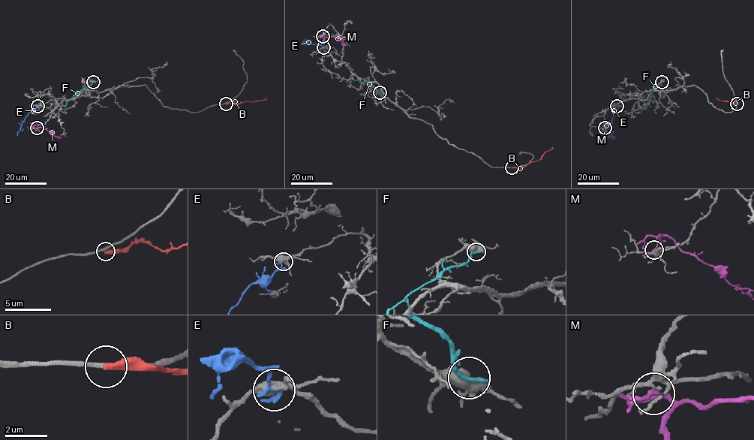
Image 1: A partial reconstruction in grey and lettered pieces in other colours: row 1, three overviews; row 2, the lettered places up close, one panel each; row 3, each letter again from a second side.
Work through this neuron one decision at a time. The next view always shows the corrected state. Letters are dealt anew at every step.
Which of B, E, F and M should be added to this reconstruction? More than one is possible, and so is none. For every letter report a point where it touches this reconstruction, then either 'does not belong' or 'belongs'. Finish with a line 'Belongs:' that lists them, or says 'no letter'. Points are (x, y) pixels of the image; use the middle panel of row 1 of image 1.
B: (512, 167) | does not belong
E: (323, 47) | does not belong
F: (380, 92) | does not belong
M: (322, 36) | does not belong
Belongs: no letter

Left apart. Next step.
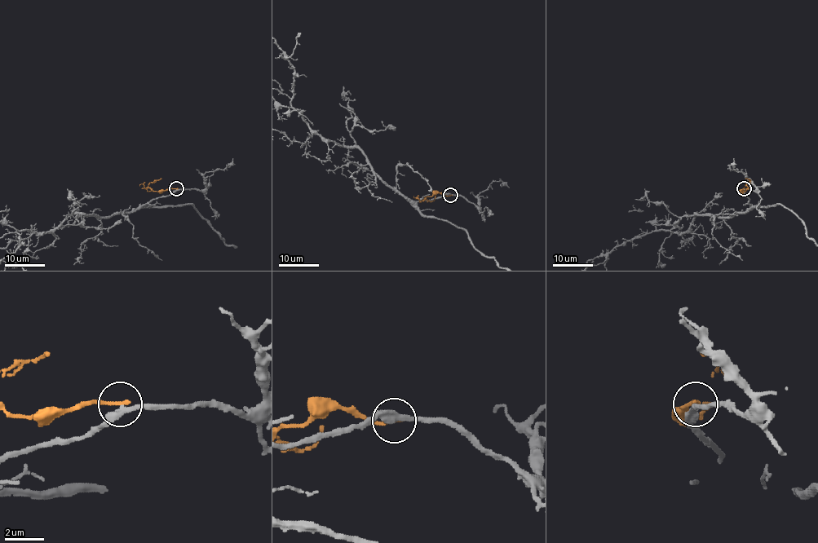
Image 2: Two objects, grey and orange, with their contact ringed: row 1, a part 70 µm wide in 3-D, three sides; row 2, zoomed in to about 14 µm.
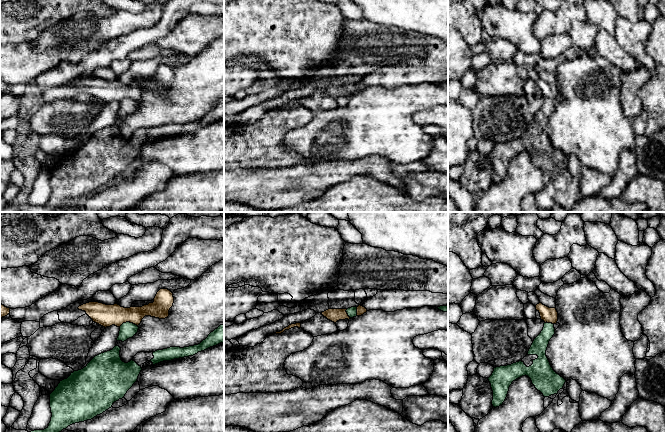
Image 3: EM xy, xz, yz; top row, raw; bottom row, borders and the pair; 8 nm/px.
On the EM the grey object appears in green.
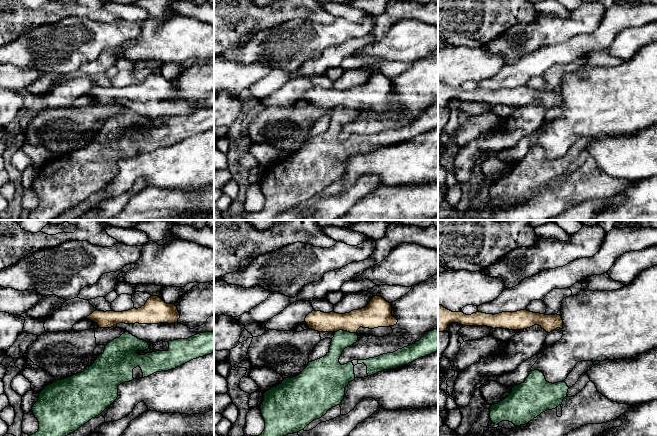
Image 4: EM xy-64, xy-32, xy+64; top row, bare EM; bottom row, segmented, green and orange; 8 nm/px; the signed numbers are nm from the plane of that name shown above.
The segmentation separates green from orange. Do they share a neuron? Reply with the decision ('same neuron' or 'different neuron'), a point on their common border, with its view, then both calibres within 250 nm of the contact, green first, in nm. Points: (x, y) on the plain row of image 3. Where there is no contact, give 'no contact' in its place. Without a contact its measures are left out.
different neuron | xy (128, 98) | 130/180 nm

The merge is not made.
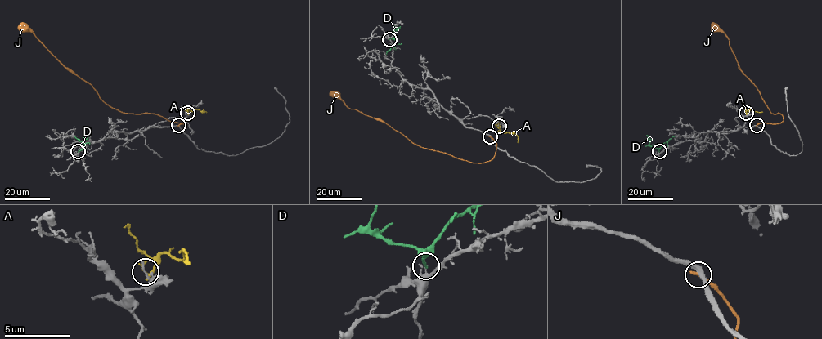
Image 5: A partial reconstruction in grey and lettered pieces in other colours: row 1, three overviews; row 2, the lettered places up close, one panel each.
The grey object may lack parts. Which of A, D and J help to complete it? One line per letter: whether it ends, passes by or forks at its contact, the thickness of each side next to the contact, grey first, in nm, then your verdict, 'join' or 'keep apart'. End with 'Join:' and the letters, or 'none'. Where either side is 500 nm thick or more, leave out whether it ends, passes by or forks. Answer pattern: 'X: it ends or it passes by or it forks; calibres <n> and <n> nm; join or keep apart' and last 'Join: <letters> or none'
A: it ends; calibres 240 and 300 nm; keep apart
D: it ends; calibres 180 and 150 nm; keep apart
J: it ends; calibres 340 and 300 nm; keep apart
Join: none

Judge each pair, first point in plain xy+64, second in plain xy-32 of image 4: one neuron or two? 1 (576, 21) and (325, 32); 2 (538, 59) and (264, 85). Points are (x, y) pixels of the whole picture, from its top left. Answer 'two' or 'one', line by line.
1: one
2: one

